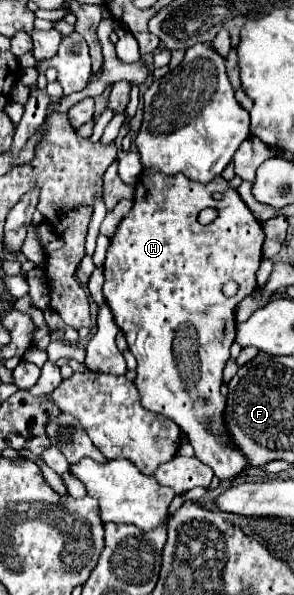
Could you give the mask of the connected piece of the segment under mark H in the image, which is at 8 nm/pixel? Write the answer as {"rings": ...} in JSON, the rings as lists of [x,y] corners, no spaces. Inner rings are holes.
{"rings":[[[147,170],[135,184],[133,208],[119,222],[107,248],[103,294],[115,316],[115,324],[125,332],[129,350],[137,358],[135,386],[139,388],[141,404],[151,412],[175,420],[195,448],[195,456],[221,480],[231,480],[249,466],[231,444],[231,438],[227,438],[223,422],[225,398],[219,390],[223,384],[221,370],[229,360],[229,348],[235,340],[235,308],[257,288],[255,272],[261,264],[263,240],[265,232],[259,220],[241,200],[239,192],[229,188],[229,180],[223,176],[203,184],[191,182],[181,174],[167,178],[165,174],[151,174]],[[209,206],[219,210],[219,218],[203,226],[197,222],[197,214]],[[227,280],[235,280],[241,286],[241,296],[227,298],[221,292]]]}

